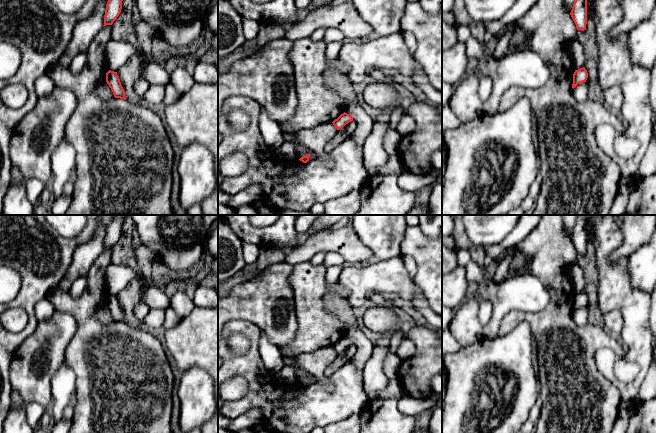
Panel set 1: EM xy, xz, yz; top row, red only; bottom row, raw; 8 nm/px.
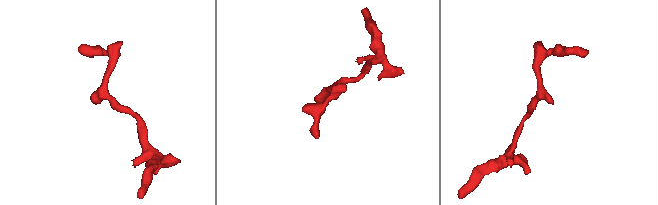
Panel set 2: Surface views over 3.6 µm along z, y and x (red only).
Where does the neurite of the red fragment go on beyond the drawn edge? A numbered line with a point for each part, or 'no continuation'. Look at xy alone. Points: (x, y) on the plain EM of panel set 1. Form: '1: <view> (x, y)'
1: xy (104, 314)

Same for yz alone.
1: yz (580, 316)

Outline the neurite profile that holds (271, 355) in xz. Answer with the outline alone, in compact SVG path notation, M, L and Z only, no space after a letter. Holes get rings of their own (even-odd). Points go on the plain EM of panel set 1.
M261 332L258 348L260 356L269 371L276 373L285 366L284 356L280 348L272 344L263 332Z

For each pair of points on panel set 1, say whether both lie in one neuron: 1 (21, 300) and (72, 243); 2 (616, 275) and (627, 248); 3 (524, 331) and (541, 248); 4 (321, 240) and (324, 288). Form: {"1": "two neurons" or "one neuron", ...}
{"1": "one neuron", "2": "two neurons", "3": "two neurons", "4": "two neurons"}

